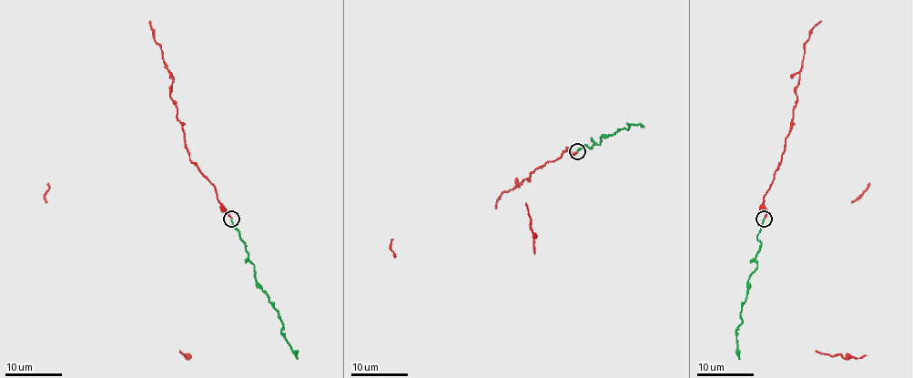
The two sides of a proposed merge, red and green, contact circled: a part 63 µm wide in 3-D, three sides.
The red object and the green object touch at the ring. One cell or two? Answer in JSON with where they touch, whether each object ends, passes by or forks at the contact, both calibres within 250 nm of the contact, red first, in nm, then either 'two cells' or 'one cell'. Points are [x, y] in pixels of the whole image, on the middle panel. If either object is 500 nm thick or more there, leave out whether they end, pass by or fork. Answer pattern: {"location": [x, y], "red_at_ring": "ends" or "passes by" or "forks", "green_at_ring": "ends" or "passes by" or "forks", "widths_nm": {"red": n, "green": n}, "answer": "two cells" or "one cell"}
{"location": [577, 151], "red_at_ring": "ends", "green_at_ring": "ends", "widths_nm": {"red": 200, "green": 170}, "answer": "two cells"}

